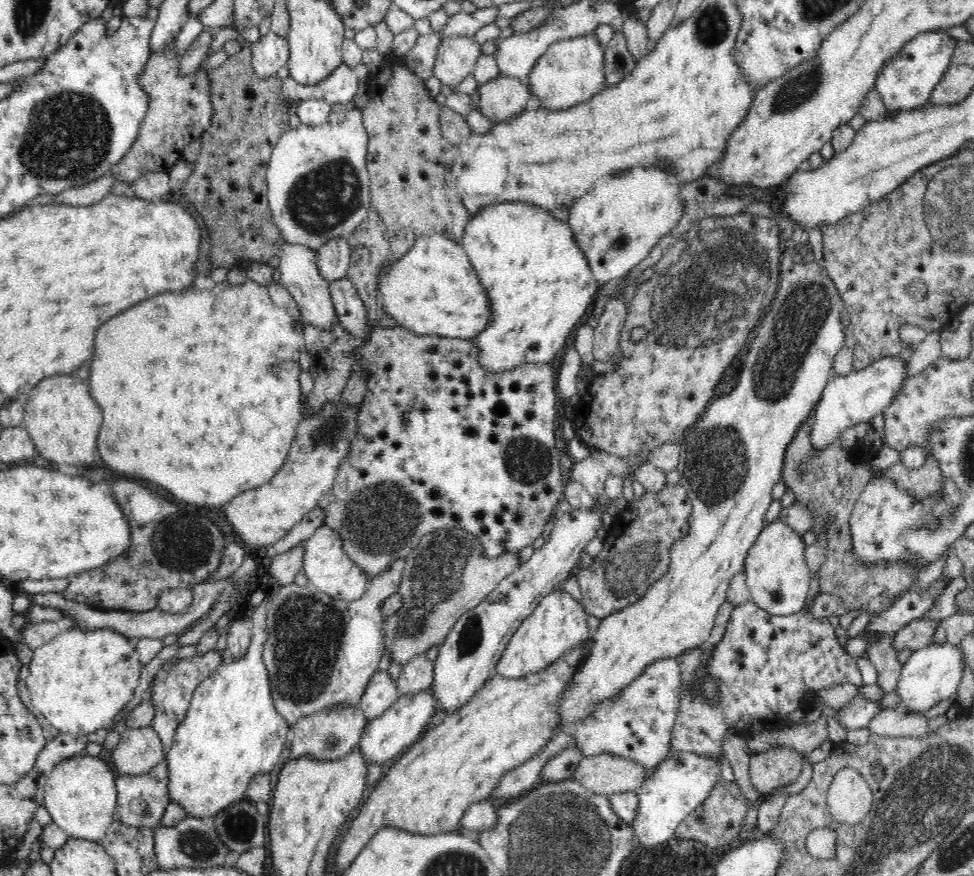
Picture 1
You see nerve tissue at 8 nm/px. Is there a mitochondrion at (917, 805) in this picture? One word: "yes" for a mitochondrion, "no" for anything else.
yes

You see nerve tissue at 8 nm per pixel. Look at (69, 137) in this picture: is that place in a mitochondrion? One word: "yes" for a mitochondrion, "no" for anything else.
yes

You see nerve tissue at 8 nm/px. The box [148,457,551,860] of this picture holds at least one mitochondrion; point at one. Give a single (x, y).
(301, 673)

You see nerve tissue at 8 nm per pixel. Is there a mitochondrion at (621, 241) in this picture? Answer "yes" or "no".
yes

